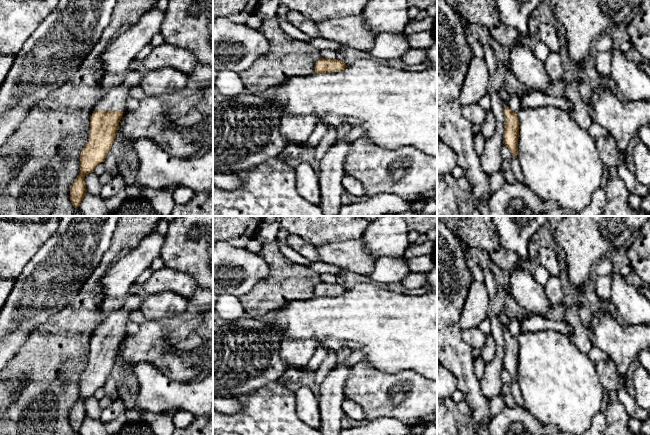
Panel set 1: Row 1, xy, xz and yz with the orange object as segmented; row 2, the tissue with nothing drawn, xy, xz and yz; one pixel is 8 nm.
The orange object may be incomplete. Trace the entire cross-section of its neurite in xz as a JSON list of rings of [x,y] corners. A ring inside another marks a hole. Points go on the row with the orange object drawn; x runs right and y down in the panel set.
[[[321,57],[314,66],[315,73],[332,73],[340,72],[345,69],[347,65],[339,59],[330,60],[327,58]]]

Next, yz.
[[[511,91],[508,104],[504,109],[505,125],[503,144],[511,151],[513,157],[516,158],[519,138],[519,119],[517,117],[517,112],[521,108],[521,100]]]

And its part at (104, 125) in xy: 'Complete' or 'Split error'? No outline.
Split error

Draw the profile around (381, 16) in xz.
[[[368,0],[361,16],[374,34],[403,33],[409,22],[407,0]]]

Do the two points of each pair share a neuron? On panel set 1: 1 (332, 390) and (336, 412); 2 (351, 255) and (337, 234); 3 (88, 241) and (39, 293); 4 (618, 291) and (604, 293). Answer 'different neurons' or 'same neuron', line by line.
1: same neuron
2: different neurons
3: same neuron
4: different neurons

